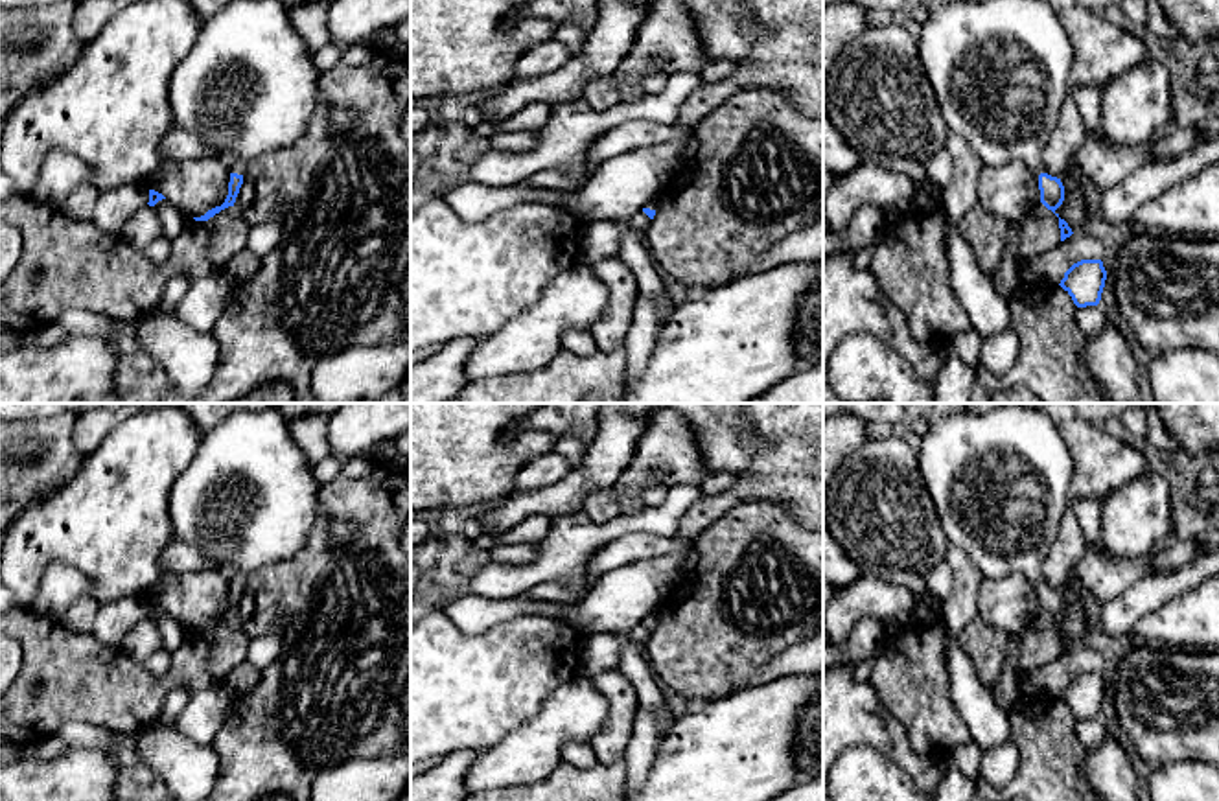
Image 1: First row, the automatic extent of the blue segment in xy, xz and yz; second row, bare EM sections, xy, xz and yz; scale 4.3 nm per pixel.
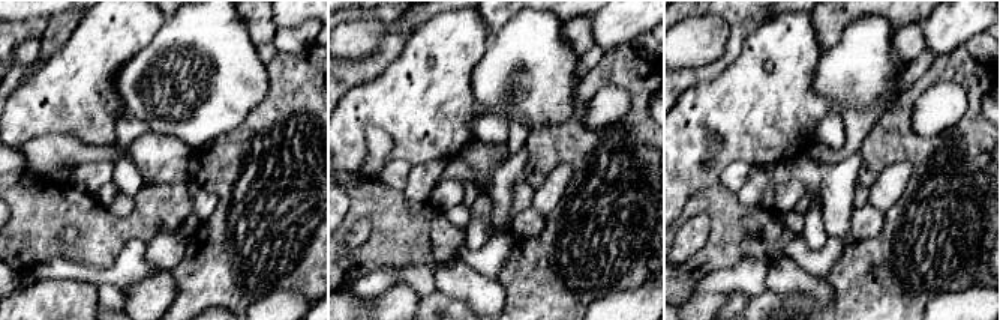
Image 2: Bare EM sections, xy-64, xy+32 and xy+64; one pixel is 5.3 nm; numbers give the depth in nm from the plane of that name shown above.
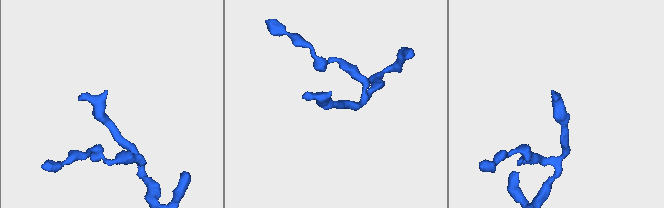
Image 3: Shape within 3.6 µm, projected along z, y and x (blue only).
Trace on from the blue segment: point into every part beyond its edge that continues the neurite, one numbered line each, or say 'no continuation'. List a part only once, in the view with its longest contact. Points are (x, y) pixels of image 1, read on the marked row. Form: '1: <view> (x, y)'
1: xy (249, 85)

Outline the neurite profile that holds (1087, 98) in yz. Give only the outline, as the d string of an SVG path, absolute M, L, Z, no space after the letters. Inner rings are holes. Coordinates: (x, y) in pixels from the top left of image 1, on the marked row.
M1096 85L1070 87L1070 98L1083 116L1088 138L1105 140L1101 131L1101 90Z

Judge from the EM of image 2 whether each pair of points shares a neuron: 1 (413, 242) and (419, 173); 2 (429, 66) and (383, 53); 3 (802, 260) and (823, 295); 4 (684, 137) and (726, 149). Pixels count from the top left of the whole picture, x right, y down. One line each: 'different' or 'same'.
1: different
2: different
3: different
4: same

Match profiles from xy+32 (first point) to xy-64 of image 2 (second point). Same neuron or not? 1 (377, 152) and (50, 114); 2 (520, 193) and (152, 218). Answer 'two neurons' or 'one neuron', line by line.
1: two neurons
2: one neuron

